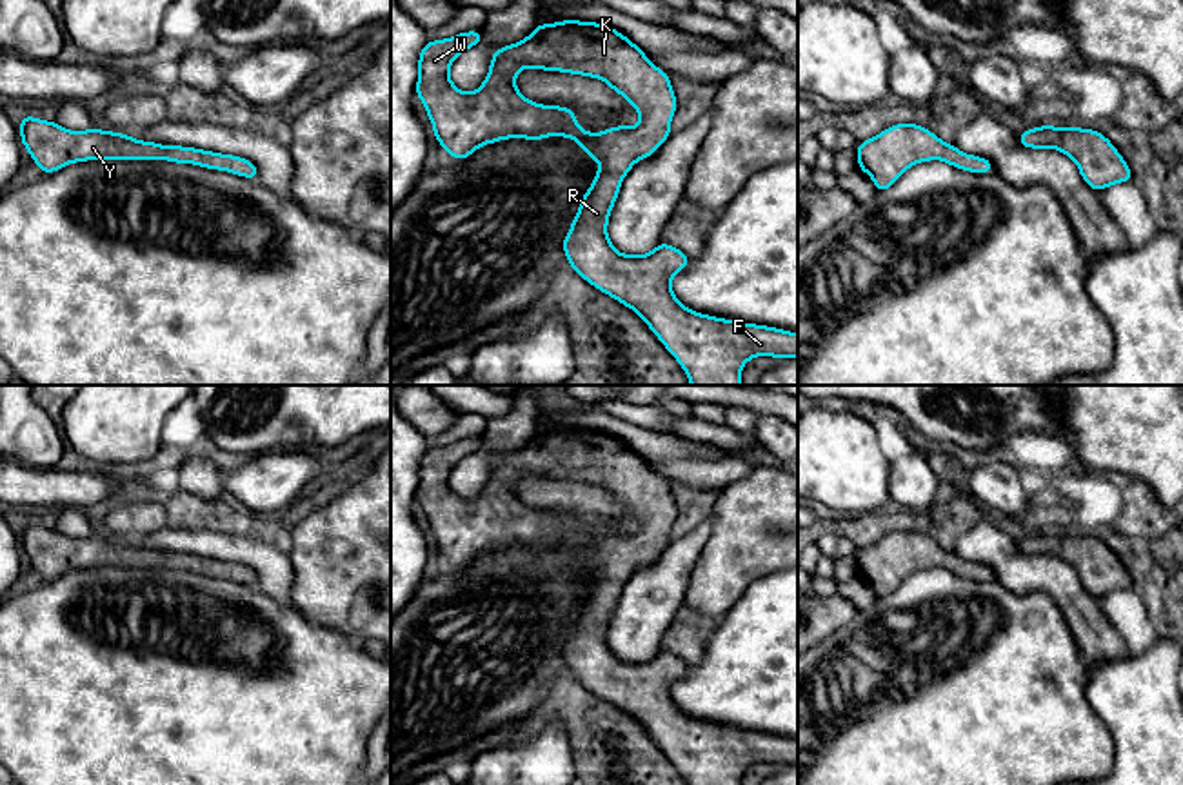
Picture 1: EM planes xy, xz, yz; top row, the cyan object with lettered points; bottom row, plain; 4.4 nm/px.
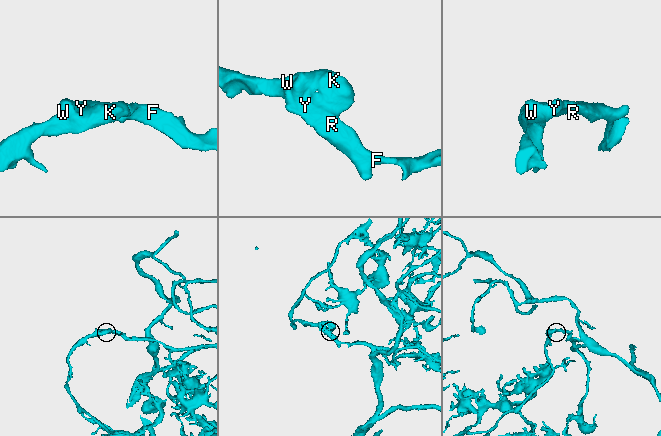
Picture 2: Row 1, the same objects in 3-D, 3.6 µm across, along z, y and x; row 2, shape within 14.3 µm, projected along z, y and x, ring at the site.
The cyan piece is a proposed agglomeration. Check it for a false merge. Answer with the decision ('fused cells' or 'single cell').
single cell

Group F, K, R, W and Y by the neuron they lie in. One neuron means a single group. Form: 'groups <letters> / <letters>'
groups F K R W Y

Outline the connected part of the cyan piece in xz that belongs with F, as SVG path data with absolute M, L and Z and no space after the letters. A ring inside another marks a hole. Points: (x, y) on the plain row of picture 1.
M567 425L563 429L538 431L523 447L496 456L491 462L483 491L472 500L463 500L449 483L451 471L463 458L482 451L482 447L482 436L463 438L451 445L429 447L418 462L414 502L425 514L436 549L449 563L452 567L467 567L478 554L509 545L534 549L547 543L572 545L580 551L585 563L601 572L594 580L592 592L583 600L578 621L562 649L569 674L574 680L598 698L632 716L674 763L687 785L740 785L743 772L752 765L798 765L798 740L718 725L681 712L671 694L672 685L691 669L681 656L660 649L647 661L623 661L614 656L607 641L609 623L625 581L636 569L651 565L672 542L671 529L678 516L678 507L671 483L656 474L641 454L611 432ZM523 474L600 485L638 518L640 531L632 534L614 532L601 540L580 536L571 514L536 511L518 498L514 485Z

